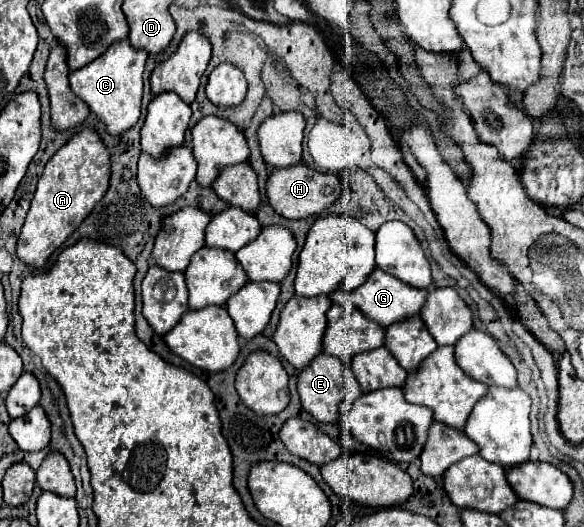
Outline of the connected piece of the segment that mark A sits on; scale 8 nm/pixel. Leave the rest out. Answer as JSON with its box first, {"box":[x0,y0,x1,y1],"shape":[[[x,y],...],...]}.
{"box":[17,127,111,267],"shape":[[[93,127],[75,133],[57,153],[47,161],[43,175],[37,181],[37,191],[31,209],[21,229],[17,255],[31,267],[43,267],[51,253],[55,253],[65,239],[83,223],[93,207],[103,199],[111,179],[109,149]]]}

